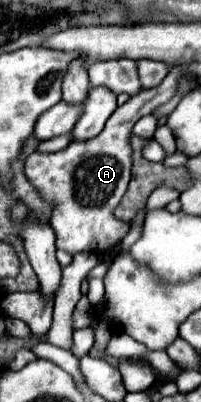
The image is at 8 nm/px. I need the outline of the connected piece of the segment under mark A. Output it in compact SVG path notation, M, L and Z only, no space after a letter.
M174 66L160 86L142 90L124 106L118 106L98 136L90 140L74 140L64 150L54 154L34 152L24 158L24 174L30 184L34 184L44 198L56 202L50 218L50 226L56 232L56 248L62 248L70 254L72 250L102 254L128 234L128 224L114 218L112 210L122 200L130 182L132 126L174 96L178 90L178 72L182 72L182 66Z

